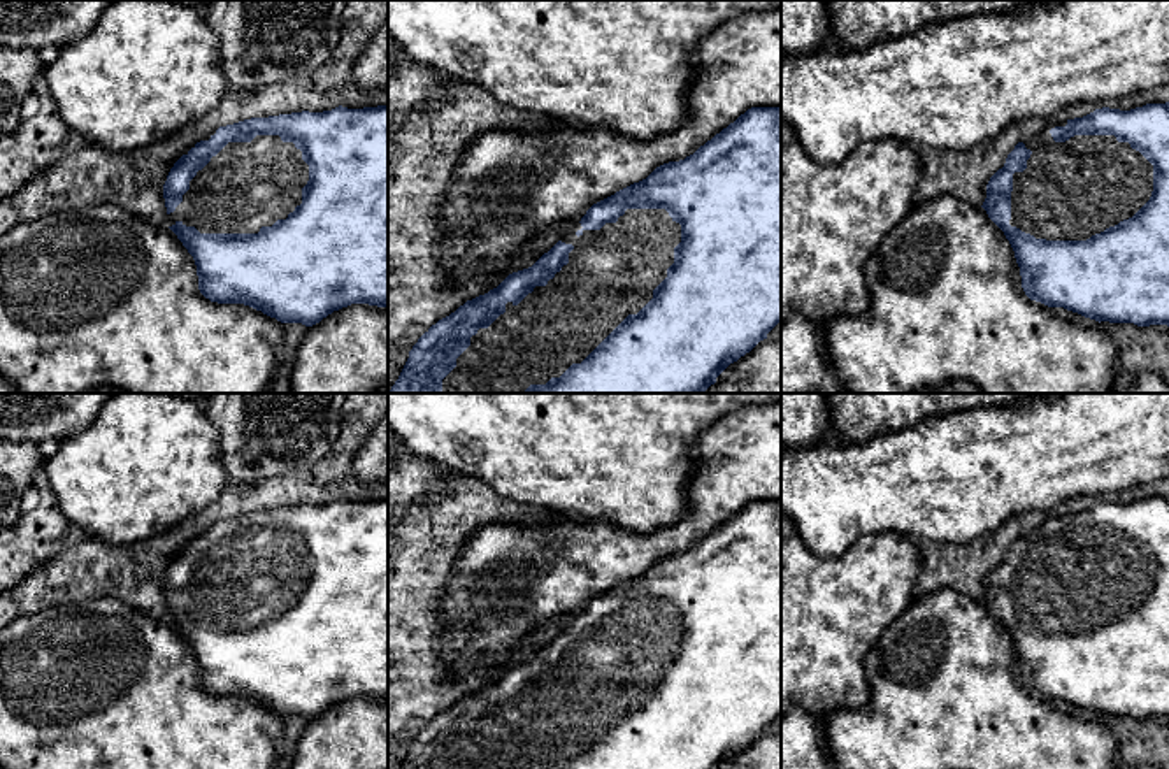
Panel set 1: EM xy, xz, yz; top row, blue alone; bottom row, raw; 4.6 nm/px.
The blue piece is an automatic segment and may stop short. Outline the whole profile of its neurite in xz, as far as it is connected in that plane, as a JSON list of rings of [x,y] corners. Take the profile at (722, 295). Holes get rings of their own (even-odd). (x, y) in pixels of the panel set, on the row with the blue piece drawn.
[[[781,105],[751,107],[734,123],[679,162],[656,167],[646,179],[634,183],[614,195],[593,204],[586,214],[572,223],[565,235],[532,267],[509,274],[497,288],[467,300],[449,316],[432,325],[412,346],[409,358],[390,393],[704,393],[716,377],[741,356],[749,353],[781,321]]]

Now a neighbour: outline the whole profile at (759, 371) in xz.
[[[781,339],[760,341],[704,393],[781,393]]]

